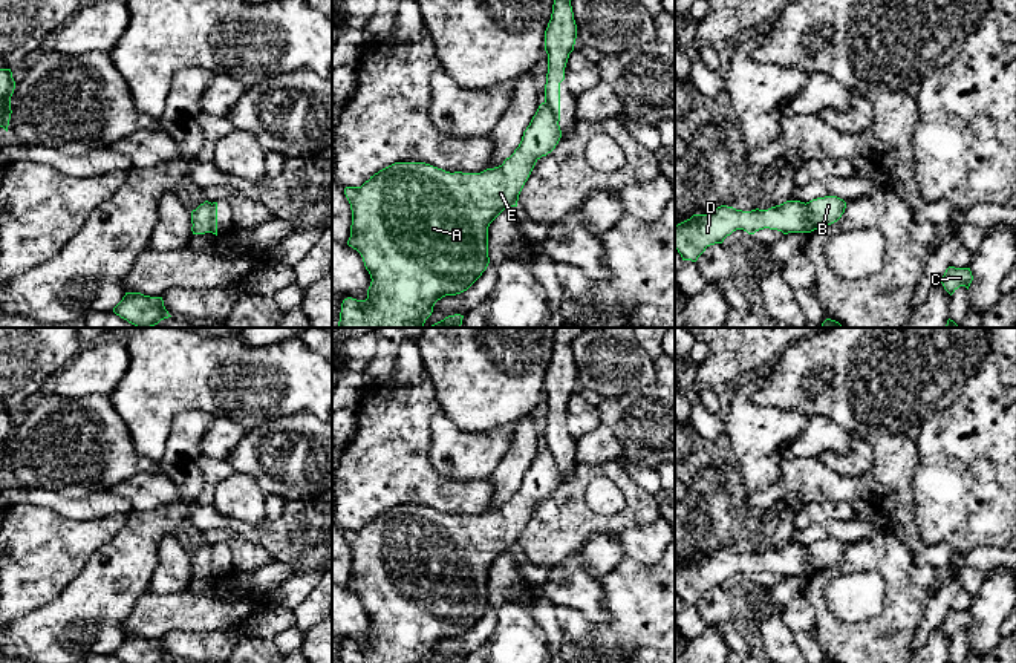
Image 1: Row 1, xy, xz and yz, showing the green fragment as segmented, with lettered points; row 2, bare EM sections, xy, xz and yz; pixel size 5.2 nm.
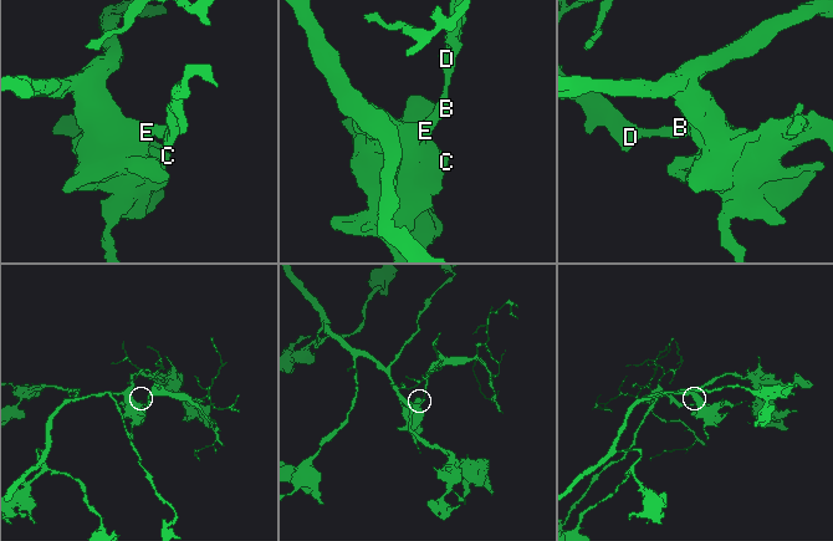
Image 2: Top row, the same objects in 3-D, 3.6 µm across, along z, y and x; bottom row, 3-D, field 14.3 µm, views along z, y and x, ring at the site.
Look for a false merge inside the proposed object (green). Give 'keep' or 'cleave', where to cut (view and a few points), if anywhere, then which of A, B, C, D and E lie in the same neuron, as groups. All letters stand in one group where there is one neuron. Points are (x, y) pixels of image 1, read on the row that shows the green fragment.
cleave | xy (210, 204), (211, 231) | A B C E / D

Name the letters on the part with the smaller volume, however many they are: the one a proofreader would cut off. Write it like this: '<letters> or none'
D

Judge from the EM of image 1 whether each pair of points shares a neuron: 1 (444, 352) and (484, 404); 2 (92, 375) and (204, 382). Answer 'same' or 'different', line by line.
1: same
2: different

